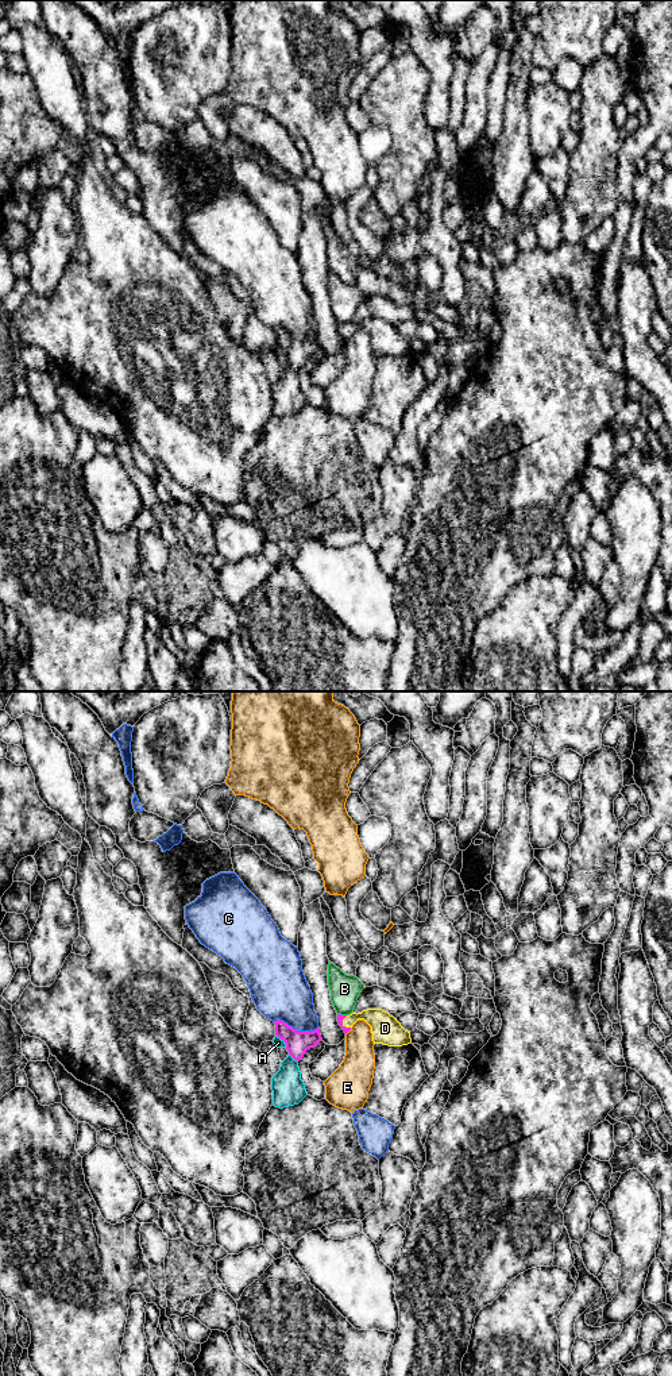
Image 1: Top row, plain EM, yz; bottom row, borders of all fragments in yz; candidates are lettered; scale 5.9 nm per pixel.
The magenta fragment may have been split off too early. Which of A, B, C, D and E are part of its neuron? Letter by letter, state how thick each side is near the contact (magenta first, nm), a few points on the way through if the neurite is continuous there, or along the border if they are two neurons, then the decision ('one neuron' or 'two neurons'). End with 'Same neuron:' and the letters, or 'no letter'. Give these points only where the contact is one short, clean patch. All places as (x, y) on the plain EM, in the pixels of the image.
A: 140/190 nm | two neurons
B: 40/180 nm | two neurons
C: 140/340 nm | two neurons
D: 40/160 nm | across yz (340, 326), (342, 332), (371, 324), (383, 335) | one neuron
E: 40/200 nm | two neurons
Same neuron: D

